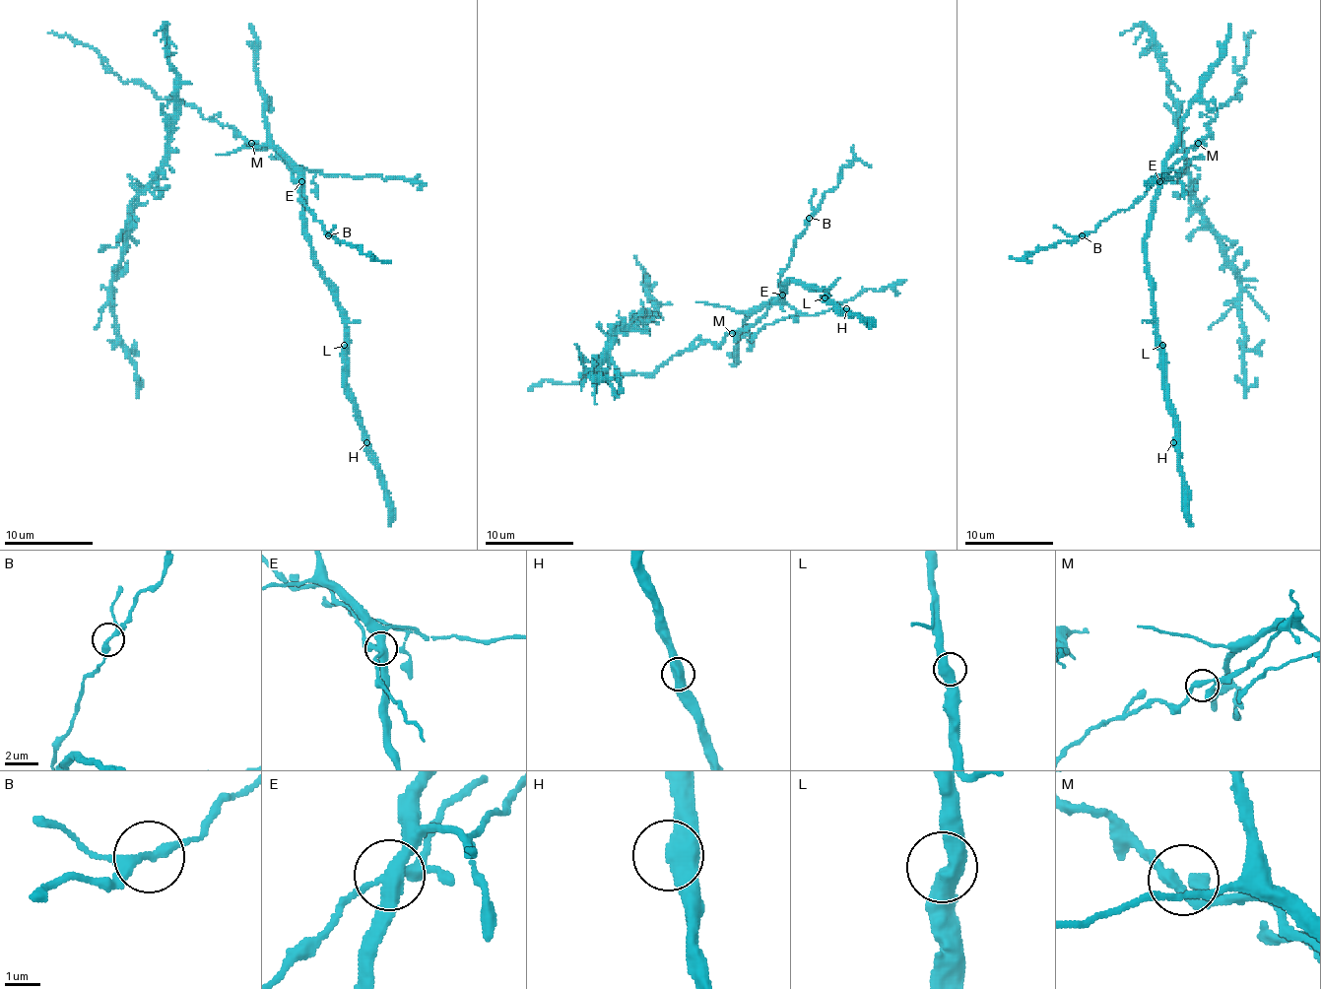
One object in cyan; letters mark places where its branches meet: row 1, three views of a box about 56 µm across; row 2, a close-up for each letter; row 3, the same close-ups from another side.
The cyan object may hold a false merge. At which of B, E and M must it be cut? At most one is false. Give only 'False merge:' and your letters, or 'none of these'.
False merge: E

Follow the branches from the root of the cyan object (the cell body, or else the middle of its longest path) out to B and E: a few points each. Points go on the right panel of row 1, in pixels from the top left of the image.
B: (1195, 146), (1173, 165), (1162, 181), (1151, 185), (1127, 210), (1113, 212), (1093, 231), (1087, 231), (1083, 236)
E: (1195, 146), (1166, 167), (1159, 181)

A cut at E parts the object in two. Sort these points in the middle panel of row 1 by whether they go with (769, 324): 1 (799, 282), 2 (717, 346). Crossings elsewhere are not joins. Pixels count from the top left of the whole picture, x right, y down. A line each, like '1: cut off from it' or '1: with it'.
1: with it
2: cut off from it

